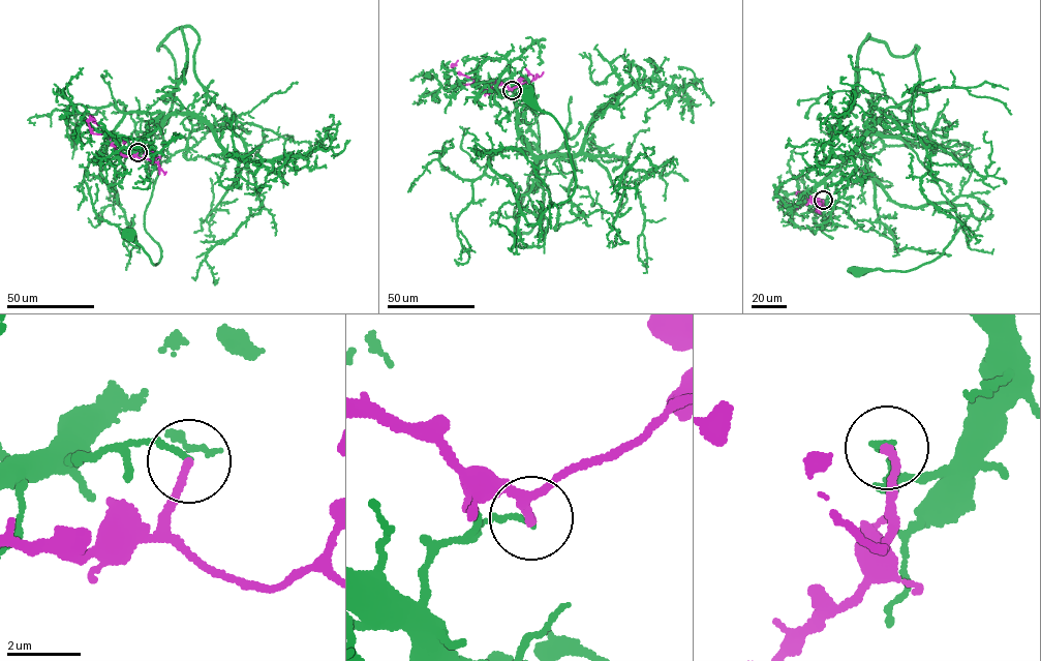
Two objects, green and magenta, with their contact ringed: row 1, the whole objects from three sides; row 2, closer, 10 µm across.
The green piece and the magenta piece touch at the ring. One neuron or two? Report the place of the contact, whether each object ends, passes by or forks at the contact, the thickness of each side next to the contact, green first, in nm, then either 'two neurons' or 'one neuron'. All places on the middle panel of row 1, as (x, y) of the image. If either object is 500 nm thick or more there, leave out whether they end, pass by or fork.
at (512, 90); green ends there; magenta ends there; 150 nm thick on the green side, 220 nm on the other; two neurons

